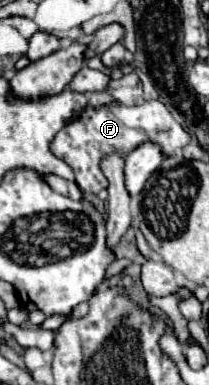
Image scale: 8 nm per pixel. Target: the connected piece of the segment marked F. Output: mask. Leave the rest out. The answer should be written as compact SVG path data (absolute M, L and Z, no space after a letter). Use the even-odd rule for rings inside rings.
M144 101L142 105L132 105L132 107L108 105L98 111L86 107L86 111L76 121L68 123L62 131L56 133L56 137L50 143L50 149L56 157L60 157L74 169L76 185L82 189L82 193L96 195L108 187L108 181L100 171L100 159L112 151L120 151L126 155L144 141L158 143L162 147L164 157L170 157L174 151L190 143L190 133L182 129L182 125L172 117L172 113L160 101Z

